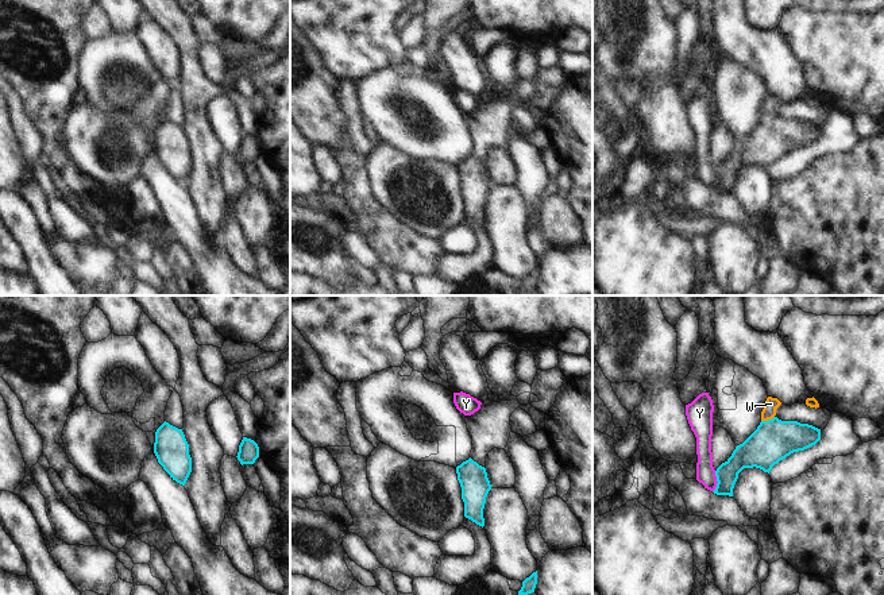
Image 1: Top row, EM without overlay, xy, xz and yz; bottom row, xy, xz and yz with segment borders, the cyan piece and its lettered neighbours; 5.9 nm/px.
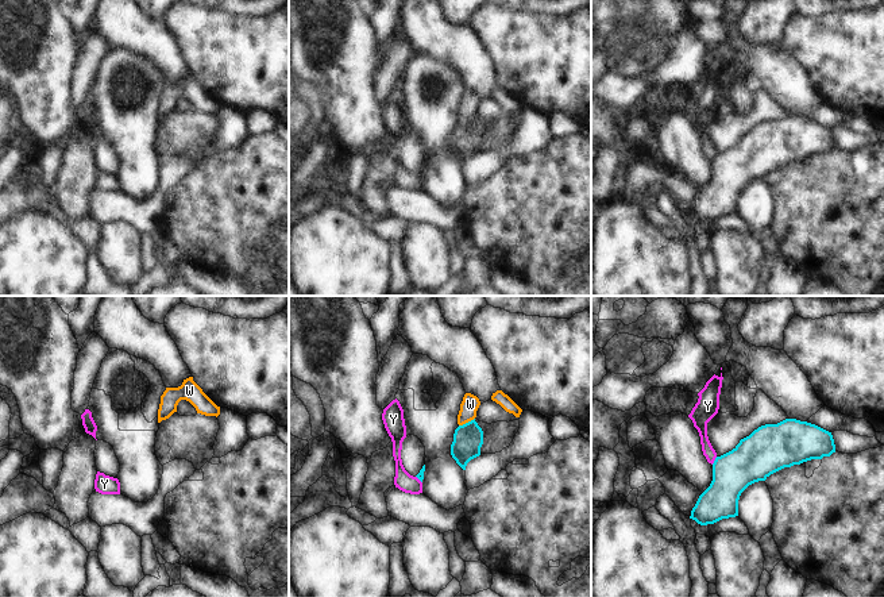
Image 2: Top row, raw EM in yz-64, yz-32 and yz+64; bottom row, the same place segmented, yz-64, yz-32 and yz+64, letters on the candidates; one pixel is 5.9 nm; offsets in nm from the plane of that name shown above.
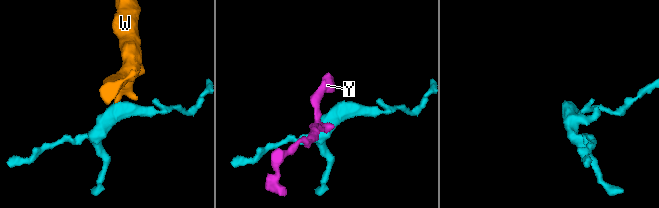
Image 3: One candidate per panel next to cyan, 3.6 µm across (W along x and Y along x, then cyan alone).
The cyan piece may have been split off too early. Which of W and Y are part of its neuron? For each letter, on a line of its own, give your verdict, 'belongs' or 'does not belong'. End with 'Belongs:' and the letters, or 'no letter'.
W: belongs
Y: does not belong
Belongs: W

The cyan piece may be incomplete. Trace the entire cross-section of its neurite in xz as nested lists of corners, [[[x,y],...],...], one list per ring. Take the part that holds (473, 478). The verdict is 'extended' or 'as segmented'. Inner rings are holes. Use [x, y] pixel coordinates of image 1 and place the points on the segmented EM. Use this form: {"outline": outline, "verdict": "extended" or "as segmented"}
{"outline": [[[470,457],[456,467],[456,474],[462,487],[464,517],[483,528],[483,509],[486,497],[491,490],[486,468]]], "verdict": "as segmented"}

